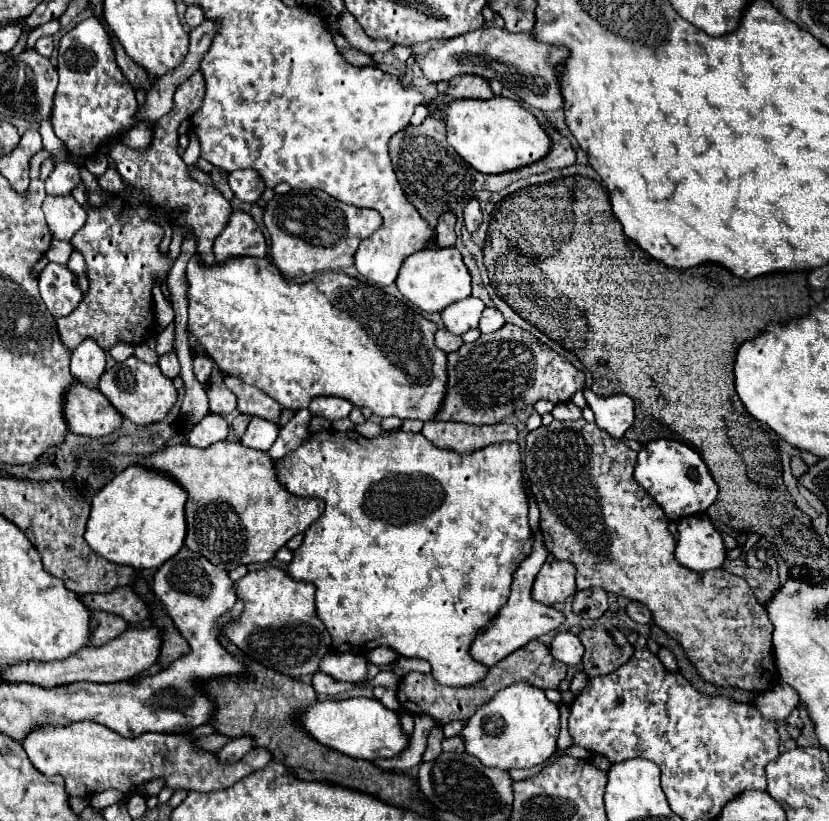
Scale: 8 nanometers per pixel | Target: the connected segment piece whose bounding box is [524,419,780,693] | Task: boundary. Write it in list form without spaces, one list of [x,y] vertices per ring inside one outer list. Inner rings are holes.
[[[584,419],[580,421],[552,421],[548,427],[538,427],[536,431],[528,433],[526,437],[526,449],[524,449],[524,471],[530,477],[532,483],[532,493],[538,501],[540,507],[540,527],[544,533],[544,543],[546,549],[556,557],[556,559],[566,559],[572,561],[578,569],[576,575],[576,583],[578,589],[588,589],[588,587],[604,587],[606,591],[614,593],[614,595],[622,595],[628,597],[630,601],[638,601],[642,605],[646,605],[652,613],[652,621],[672,639],[676,639],[682,649],[686,651],[690,663],[696,667],[698,675],[708,681],[714,683],[718,687],[738,687],[742,691],[754,691],[754,693],[762,693],[762,691],[770,691],[778,685],[778,669],[776,669],[776,661],[774,661],[774,647],[772,647],[772,623],[768,623],[768,617],[764,615],[764,607],[758,603],[758,599],[754,597],[752,589],[748,587],[748,583],[742,577],[736,577],[724,569],[720,571],[706,571],[706,573],[694,573],[688,571],[686,567],[682,567],[676,557],[674,557],[674,549],[676,549],[676,541],[672,537],[672,533],[668,531],[668,517],[664,515],[664,511],[660,511],[660,507],[656,505],[656,501],[634,481],[632,473],[634,473],[634,463],[636,463],[636,451],[632,451],[628,445],[624,445],[620,439],[610,437],[606,431],[602,431],[596,423],[586,423]]]

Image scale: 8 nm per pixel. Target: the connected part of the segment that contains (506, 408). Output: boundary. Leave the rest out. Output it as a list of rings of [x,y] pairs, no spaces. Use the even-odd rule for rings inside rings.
[[[506,323],[496,333],[480,335],[474,343],[464,343],[448,355],[446,395],[436,413],[436,421],[494,425],[540,399],[552,401],[554,405],[572,401],[572,395],[582,391],[584,385],[584,371],[540,343],[530,331]]]

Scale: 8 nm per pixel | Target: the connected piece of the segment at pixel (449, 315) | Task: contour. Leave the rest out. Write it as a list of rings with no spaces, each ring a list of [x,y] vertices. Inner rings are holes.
[[[468,297],[460,303],[452,303],[452,307],[446,307],[442,313],[444,327],[454,335],[464,335],[470,329],[478,329],[480,315],[486,309],[484,301],[476,297]]]

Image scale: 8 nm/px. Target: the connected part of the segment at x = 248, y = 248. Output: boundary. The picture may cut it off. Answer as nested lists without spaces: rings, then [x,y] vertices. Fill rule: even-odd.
[[[232,211],[228,225],[214,241],[216,261],[242,255],[266,257],[266,251],[268,251],[266,239],[256,221],[246,211]]]

